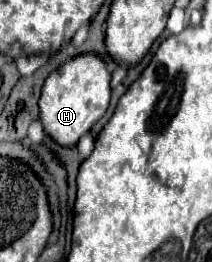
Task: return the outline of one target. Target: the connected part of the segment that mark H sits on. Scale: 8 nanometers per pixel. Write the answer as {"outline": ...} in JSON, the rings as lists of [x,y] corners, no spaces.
{"outline":[[[94,51],[80,53],[62,63],[56,71],[52,71],[44,81],[40,95],[40,121],[46,133],[54,137],[60,145],[76,145],[78,139],[106,113],[112,91],[110,81],[112,73],[108,71],[106,61]]]}

